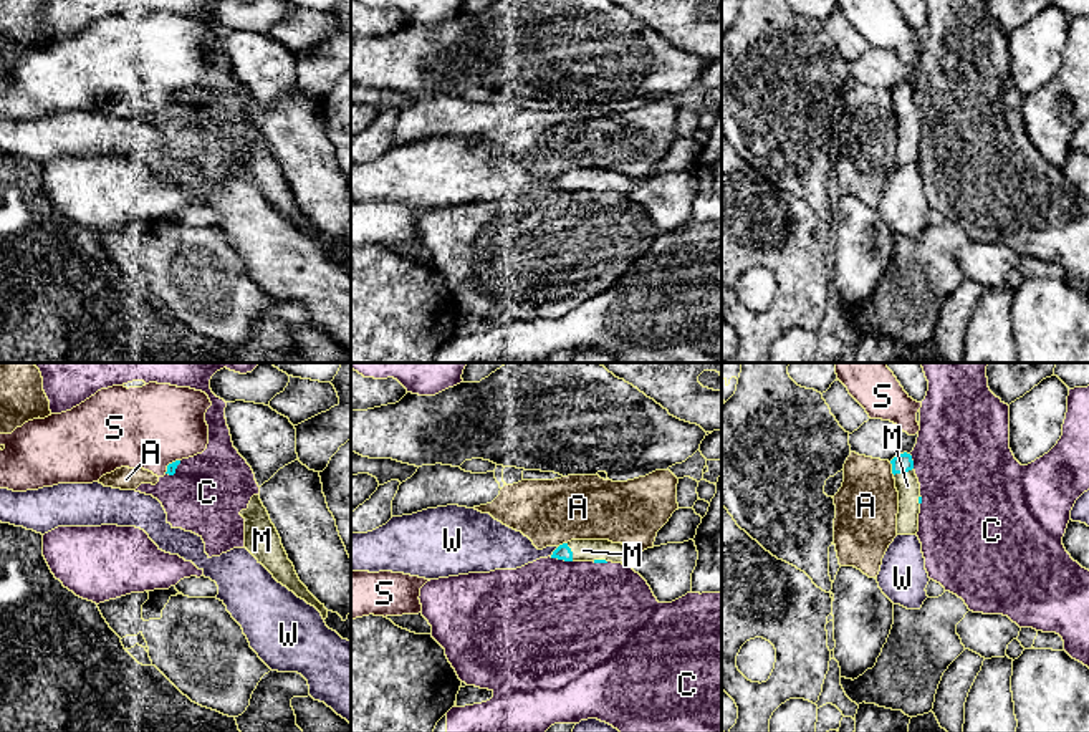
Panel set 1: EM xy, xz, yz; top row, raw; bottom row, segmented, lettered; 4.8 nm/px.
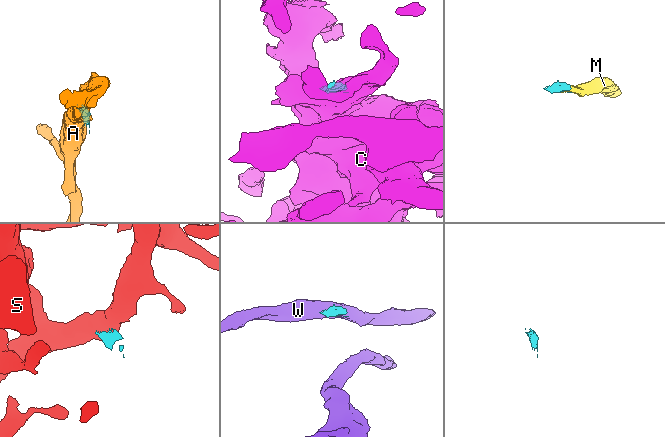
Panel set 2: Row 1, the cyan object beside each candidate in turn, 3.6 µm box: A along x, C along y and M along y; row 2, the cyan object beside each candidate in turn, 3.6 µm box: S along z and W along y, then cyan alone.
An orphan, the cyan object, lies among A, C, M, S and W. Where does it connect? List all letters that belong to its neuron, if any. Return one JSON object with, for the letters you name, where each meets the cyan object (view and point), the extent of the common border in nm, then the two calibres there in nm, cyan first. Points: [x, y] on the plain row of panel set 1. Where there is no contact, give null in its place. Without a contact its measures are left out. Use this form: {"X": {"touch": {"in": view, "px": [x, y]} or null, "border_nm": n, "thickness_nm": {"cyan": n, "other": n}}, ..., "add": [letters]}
{"M": {"touch": {"in": "yz", "px": [902, 100]}, "border_nm": 100, "thickness_nm": {"cyan": 100, "other": 120}}, "add": ["M"]}

